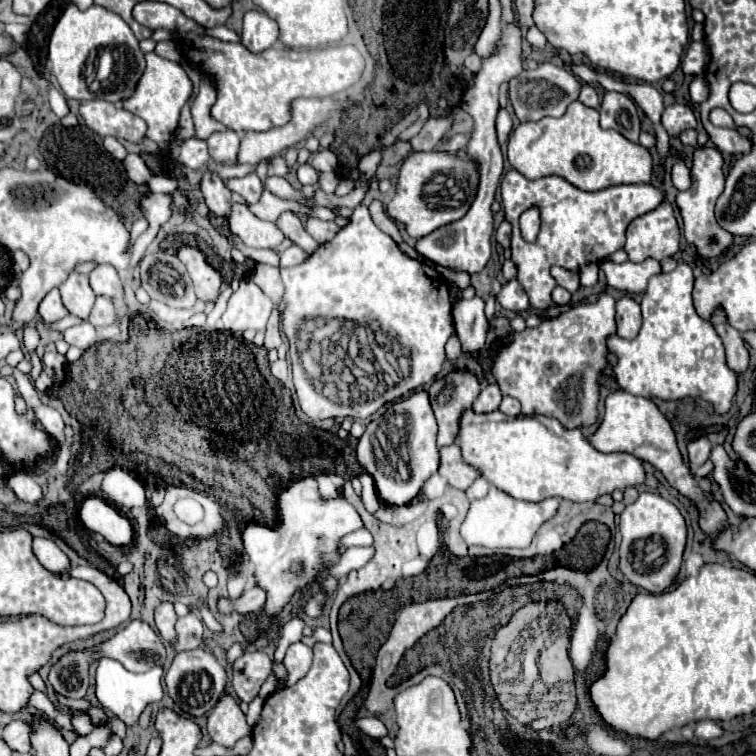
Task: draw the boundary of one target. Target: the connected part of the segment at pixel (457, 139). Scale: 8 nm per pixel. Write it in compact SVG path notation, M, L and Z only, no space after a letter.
M454 134L450 138L440 140L440 144L430 152L410 152L398 172L394 198L386 206L386 214L396 222L404 224L406 232L412 238L422 238L436 228L460 220L478 190L478 164L470 160L470 156L460 158L456 152L466 148L470 134Z

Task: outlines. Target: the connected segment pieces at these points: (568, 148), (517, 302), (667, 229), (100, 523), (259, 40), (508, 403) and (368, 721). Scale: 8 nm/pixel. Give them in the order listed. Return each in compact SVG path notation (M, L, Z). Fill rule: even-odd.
M572 102L564 116L524 122L510 134L508 160L528 180L536 174L558 174L580 190L596 192L616 184L648 184L652 178L652 156L640 144L628 142L616 130L602 130L598 110Z
M508 280L500 292L496 294L496 300L502 308L512 310L512 312L528 312L530 310L530 302L528 296L524 292L524 288L518 284L518 280Z
M664 200L658 208L628 224L624 250L632 262L644 262L648 258L664 260L678 252L678 242L680 228L672 204Z
M88 496L80 506L80 520L90 532L102 534L114 546L126 546L134 538L132 522L98 496Z
M250 10L244 14L242 44L252 52L262 52L278 40L278 24L264 12Z
M504 396L502 404L500 404L500 410L504 414L508 414L508 416L518 416L520 414L520 402L516 398L512 398L512 396Z
M366 716L366 718L356 718L356 726L366 732L370 738L380 738L386 736L386 726L382 724L382 720L378 716Z

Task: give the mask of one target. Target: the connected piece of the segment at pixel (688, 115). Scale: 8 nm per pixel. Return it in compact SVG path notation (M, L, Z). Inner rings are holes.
M680 103L666 106L666 110L662 114L662 126L666 128L666 132L668 132L670 138L680 136L682 130L696 128L696 118L694 118L692 108Z

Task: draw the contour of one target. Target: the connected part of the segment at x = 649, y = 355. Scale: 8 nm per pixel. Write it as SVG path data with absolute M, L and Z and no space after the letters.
M678 264L670 274L656 274L650 278L648 288L642 296L642 328L634 340L624 340L618 336L608 338L608 350L618 356L614 372L616 382L630 394L662 400L680 400L686 396L702 396L714 404L716 412L728 412L730 402L738 390L736 374L726 366L724 344L716 334L714 326L702 320L692 306L692 268L688 264Z

